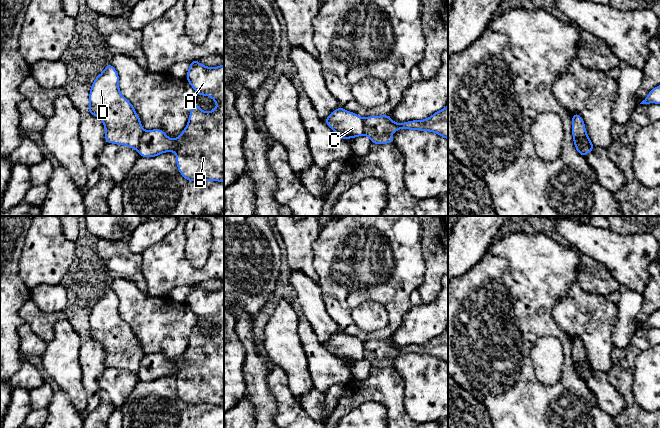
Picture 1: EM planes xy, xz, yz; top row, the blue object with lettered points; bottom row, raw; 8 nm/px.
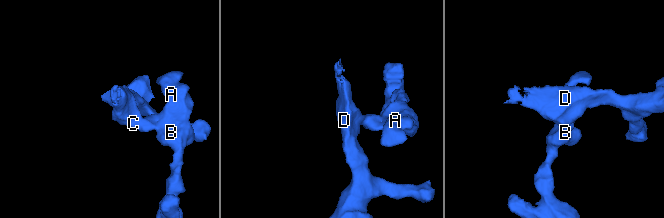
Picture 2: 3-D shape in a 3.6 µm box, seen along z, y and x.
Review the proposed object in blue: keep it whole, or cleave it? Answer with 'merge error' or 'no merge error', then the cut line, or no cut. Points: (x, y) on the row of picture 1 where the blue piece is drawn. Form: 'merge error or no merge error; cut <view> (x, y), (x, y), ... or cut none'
merge error; cut xy (144, 131), (139, 146), (136, 149)

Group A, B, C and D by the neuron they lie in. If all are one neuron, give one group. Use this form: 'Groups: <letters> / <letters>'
Groups: A B / C D

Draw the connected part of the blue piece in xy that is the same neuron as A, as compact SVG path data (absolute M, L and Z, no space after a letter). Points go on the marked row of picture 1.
M198 60L191 61L186 79L197 96L211 97L217 107L205 112L195 102L188 123L179 137L169 138L160 129L146 130L141 136L137 151L141 157L156 157L165 152L174 152L177 168L186 180L224 183L224 64L212 68L200 64Z

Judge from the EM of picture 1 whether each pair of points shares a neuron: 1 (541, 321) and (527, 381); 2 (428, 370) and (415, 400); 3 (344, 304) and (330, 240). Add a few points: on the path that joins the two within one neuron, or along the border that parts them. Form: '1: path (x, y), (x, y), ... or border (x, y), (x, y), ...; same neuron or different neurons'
1: path (526, 336), (523, 339), (523, 366); same neuron
2: path (428, 377), (428, 387), (422, 393); same neuron
3: path (338, 288), (331, 281), (333, 278), (332, 256); same neuron

